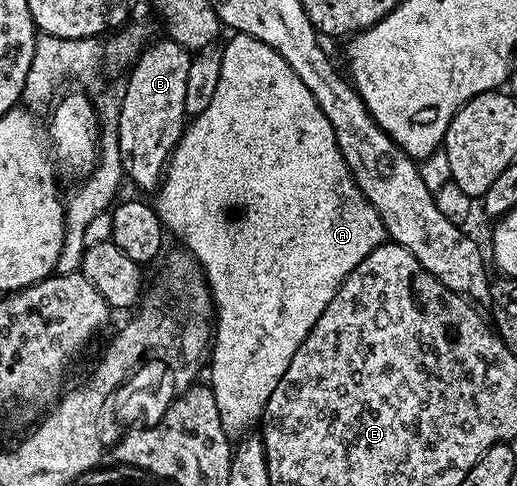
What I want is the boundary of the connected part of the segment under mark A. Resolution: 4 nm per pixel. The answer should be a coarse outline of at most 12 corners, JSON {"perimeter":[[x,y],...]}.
{"perimeter":[[234,33],[156,191],[261,424],[387,242],[308,85]]}

